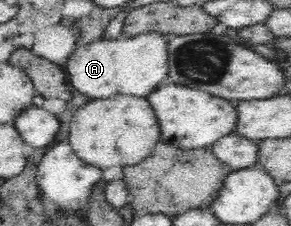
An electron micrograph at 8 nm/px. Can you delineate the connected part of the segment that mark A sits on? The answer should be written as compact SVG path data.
M144 32L132 37L119 39L98 39L85 46L76 47L72 55L66 61L67 79L78 93L82 93L89 99L106 99L113 95L133 95L134 97L147 97L150 91L158 85L167 82L167 43L162 34L156 32Z

